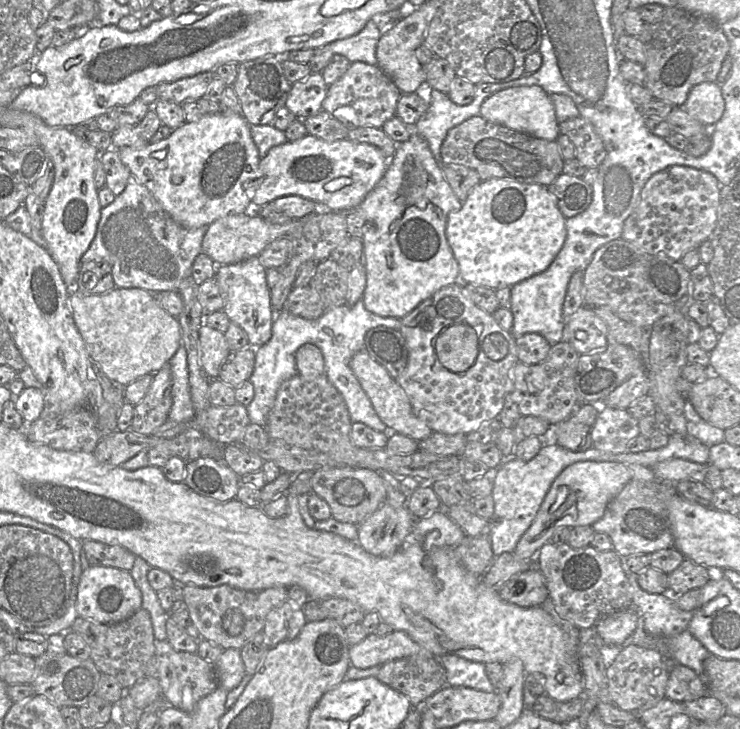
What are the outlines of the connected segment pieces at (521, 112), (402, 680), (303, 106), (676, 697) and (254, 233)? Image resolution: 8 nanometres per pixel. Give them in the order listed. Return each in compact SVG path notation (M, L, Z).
M538 85L517 86L496 92L482 103L480 115L490 122L545 140L556 140L560 133L550 95Z
M429 651L388 661L380 666L377 679L404 694L412 706L423 702L446 685L445 669Z
M311 73L306 79L292 84L285 106L297 119L306 119L322 110L322 103L326 97L328 86L321 73Z
M681 664L670 666L665 698L677 702L688 702L706 695L708 695L708 688L702 676Z
M231 214L217 219L208 226L202 240L202 252L217 265L235 264L258 256L276 239L290 239L290 234L295 230L300 230L301 227L302 223L299 222L299 219L293 219L286 224L271 224L259 215Z

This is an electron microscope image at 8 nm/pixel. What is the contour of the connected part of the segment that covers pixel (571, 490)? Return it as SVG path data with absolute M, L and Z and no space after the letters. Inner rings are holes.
M580 461L568 466L553 481L535 519L518 541L514 552L523 559L533 559L536 562L538 551L544 544L551 541L557 529L565 526L573 528L594 524L604 515L610 501L632 480L632 478L633 475L629 466L615 461Z

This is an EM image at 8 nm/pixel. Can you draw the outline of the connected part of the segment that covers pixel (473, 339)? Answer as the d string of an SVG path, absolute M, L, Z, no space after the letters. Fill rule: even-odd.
M456 324L442 331L435 341L441 364L453 373L467 371L478 355L476 330L466 324Z

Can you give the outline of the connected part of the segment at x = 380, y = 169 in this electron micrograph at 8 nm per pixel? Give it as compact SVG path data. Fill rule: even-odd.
M308 134L298 140L272 147L267 155L260 159L258 169L262 183L252 195L251 202L257 206L264 206L277 198L295 195L312 200L319 208L333 212L350 211L358 207L379 183L388 164L389 160L382 152L370 144L351 141L348 138L326 142Z

